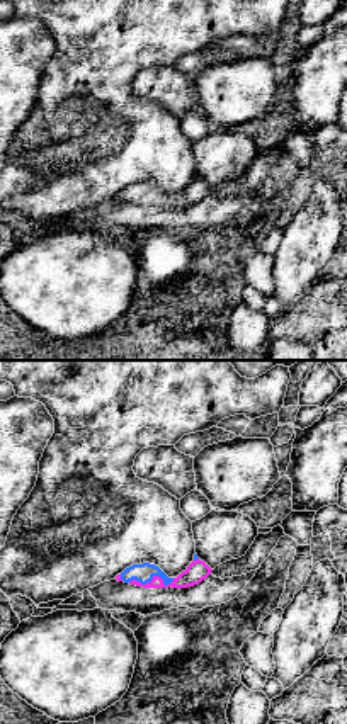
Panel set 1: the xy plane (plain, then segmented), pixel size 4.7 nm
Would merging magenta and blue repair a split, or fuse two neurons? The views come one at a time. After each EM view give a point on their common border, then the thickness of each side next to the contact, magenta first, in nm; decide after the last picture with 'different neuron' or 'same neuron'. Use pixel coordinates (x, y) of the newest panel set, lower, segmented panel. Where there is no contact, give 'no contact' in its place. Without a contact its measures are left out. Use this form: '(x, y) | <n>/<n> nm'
(153, 578) | 100/90 nm

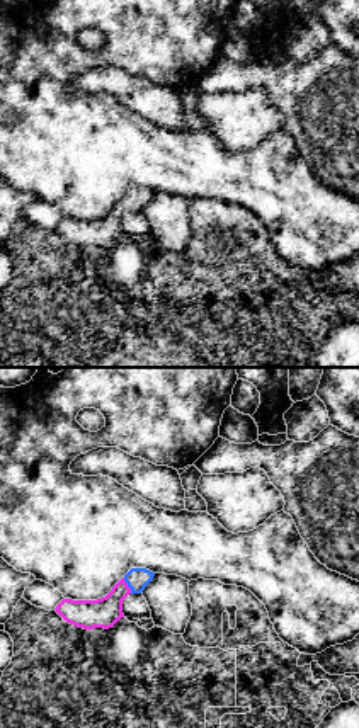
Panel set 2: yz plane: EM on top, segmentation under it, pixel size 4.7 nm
(126, 585) | 140/110 nm

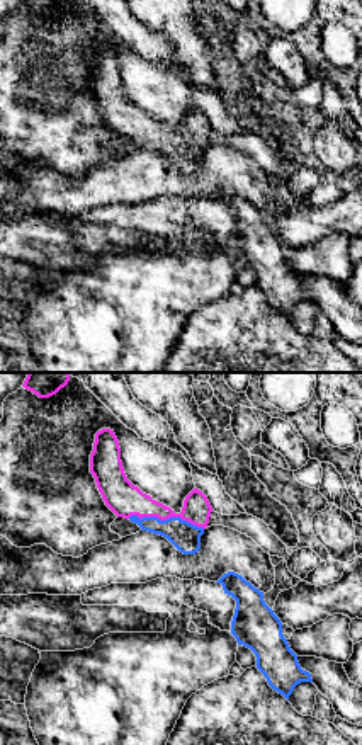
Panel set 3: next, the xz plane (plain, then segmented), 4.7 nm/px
(165, 519) | 160/140 nm

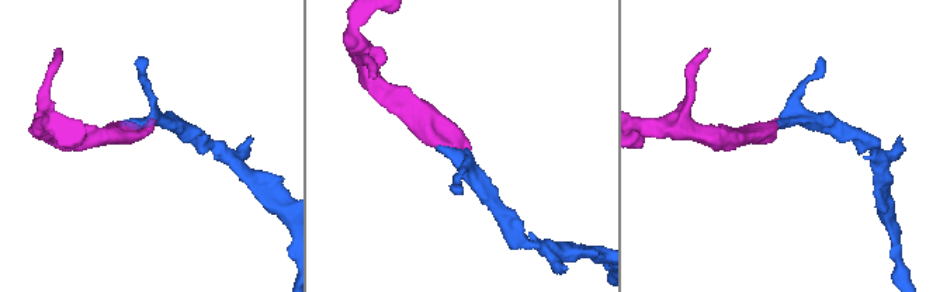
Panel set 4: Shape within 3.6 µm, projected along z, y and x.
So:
same neuron

